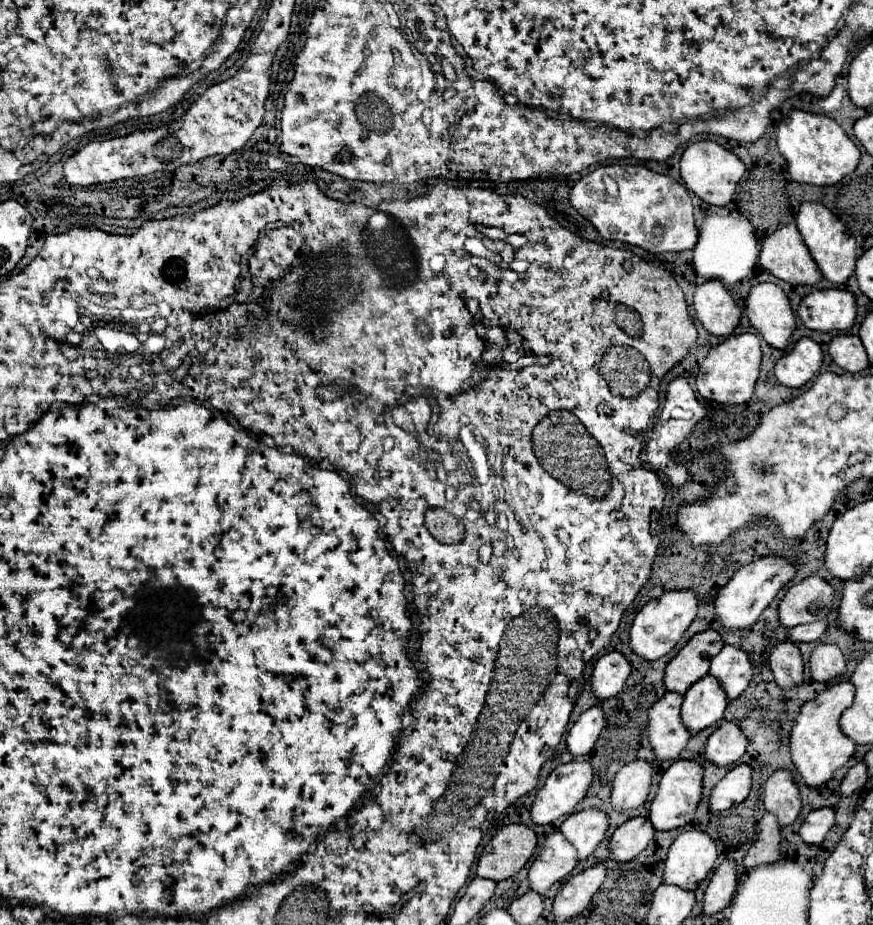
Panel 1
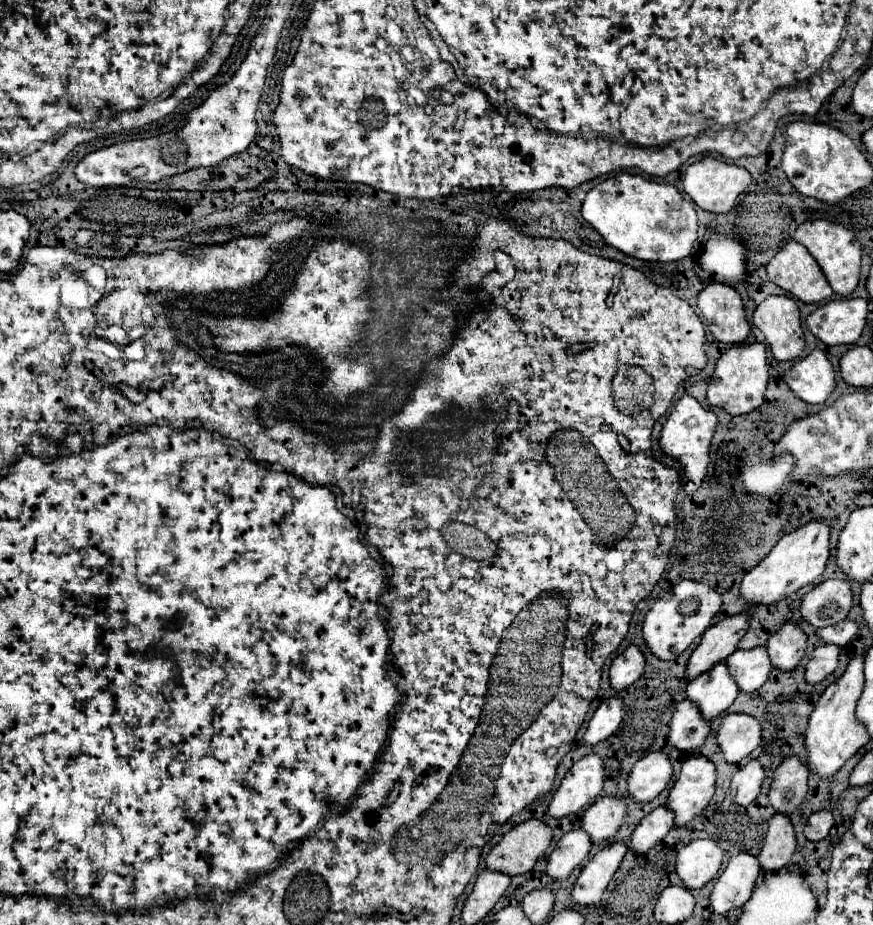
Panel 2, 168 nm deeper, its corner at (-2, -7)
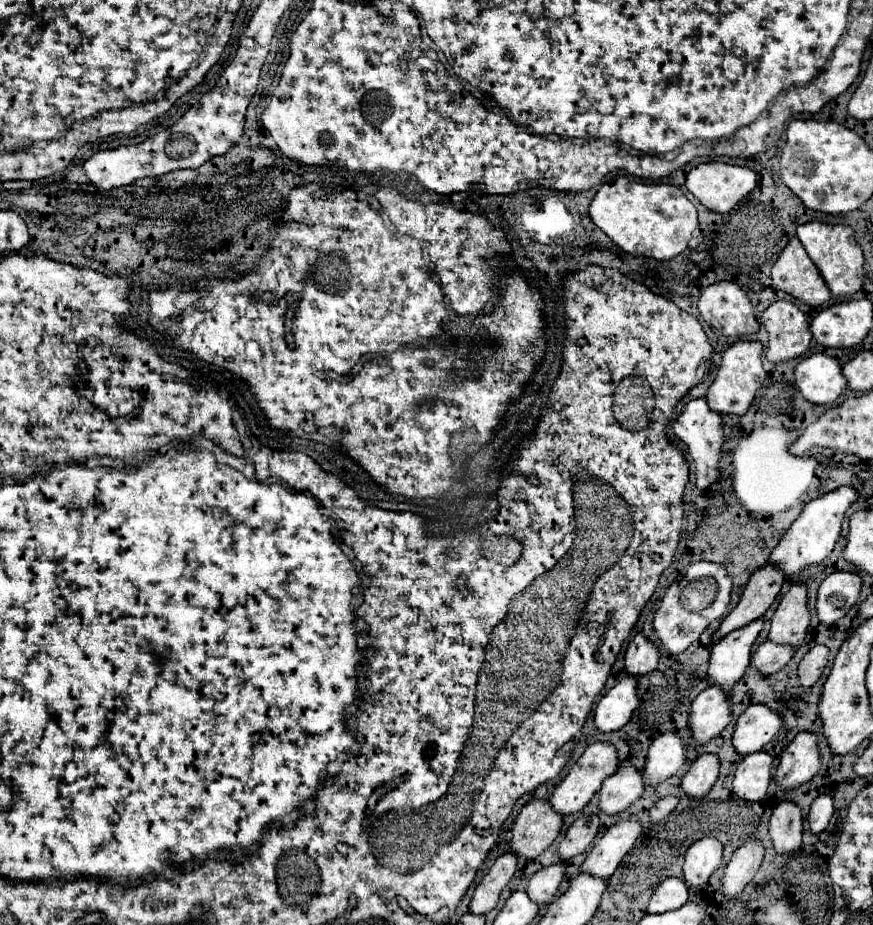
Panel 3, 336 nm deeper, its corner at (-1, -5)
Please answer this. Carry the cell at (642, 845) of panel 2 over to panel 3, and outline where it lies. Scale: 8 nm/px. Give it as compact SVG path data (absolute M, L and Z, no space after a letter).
M673 795L659 799L659 801L653 805L653 809L649 811L651 823L661 823L661 821L677 807L677 803L679 803L679 797L673 797Z

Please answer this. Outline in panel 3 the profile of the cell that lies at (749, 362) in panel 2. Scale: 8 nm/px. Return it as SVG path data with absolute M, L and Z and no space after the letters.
M737 341L723 353L717 377L707 391L707 403L711 411L733 413L733 415L745 415L749 411L755 393L759 391L759 387L767 377L761 363L761 355L763 355L763 345L759 341Z

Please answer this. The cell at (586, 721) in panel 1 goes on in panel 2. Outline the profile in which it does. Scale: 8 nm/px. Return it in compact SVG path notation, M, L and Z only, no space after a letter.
M610 697L602 701L602 705L594 711L592 719L588 721L588 729L584 733L584 741L588 745L596 745L608 739L624 719L624 703L620 697Z

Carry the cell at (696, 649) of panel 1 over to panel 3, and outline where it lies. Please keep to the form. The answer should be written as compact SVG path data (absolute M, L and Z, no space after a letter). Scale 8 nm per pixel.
M763 565L763 569L757 569L751 575L737 607L721 621L719 629L713 633L711 643L717 643L727 633L741 629L743 625L749 625L751 621L761 619L765 615L765 611L769 609L769 605L775 601L777 593L781 591L783 581L785 581L785 577L777 567Z

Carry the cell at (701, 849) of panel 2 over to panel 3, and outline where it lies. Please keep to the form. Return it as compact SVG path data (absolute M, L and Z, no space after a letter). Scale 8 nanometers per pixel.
M703 837L695 841L685 853L685 883L693 887L703 887L711 873L721 865L723 845L713 837Z

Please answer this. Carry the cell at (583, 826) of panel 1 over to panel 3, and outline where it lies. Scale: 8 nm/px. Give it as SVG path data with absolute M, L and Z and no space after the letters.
M621 767L617 773L603 781L599 791L599 811L613 817L625 811L631 803L635 803L643 793L641 771L635 767Z

